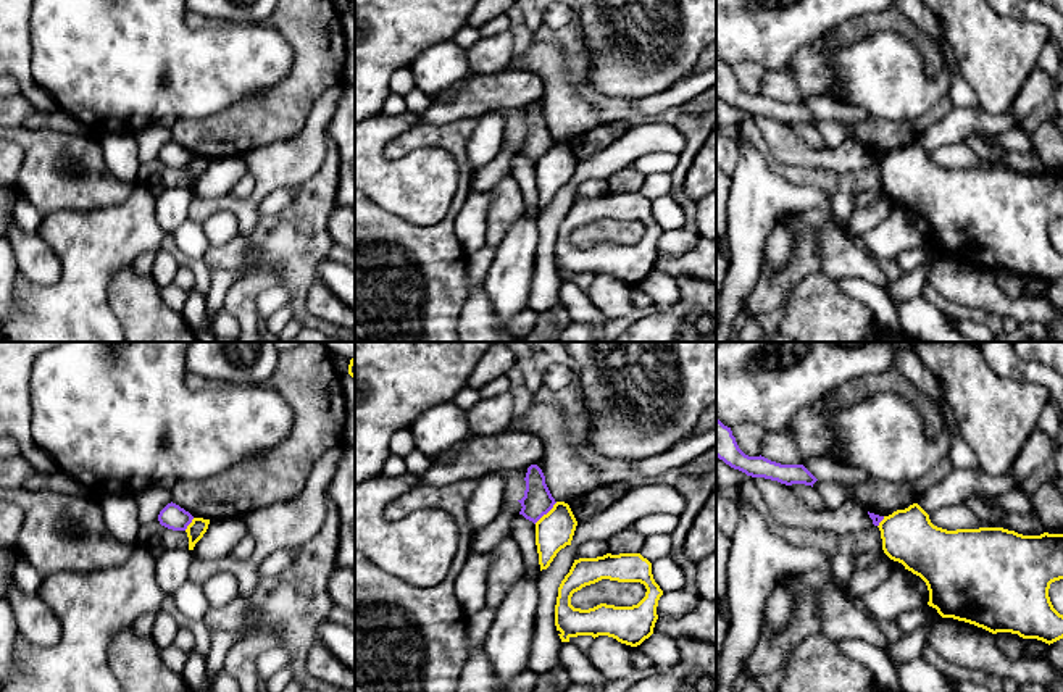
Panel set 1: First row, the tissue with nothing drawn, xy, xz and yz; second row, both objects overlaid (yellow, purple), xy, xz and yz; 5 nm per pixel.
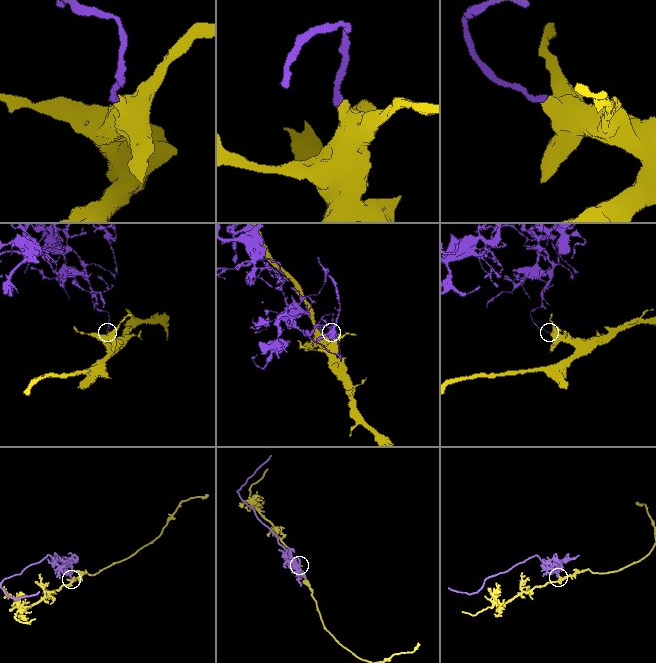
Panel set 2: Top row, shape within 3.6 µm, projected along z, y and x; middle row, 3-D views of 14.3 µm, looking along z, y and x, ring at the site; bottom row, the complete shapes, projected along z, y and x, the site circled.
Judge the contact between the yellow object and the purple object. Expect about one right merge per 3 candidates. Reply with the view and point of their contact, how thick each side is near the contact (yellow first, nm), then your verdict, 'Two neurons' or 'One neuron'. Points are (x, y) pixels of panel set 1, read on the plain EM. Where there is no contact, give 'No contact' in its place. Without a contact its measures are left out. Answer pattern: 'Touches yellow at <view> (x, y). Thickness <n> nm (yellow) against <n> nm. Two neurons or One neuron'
Touches yellow at xz (547, 152). Thickness 190 nm (yellow) against 150 nm. Two neurons

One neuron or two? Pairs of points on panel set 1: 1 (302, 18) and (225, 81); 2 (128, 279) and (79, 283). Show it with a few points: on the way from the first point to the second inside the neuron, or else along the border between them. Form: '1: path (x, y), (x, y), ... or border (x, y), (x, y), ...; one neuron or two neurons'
1: border (263, 23), (289, 44), (289, 71); two neurons
2: border (131, 263), (108, 284), (108, 305), (116, 318); two neurons

